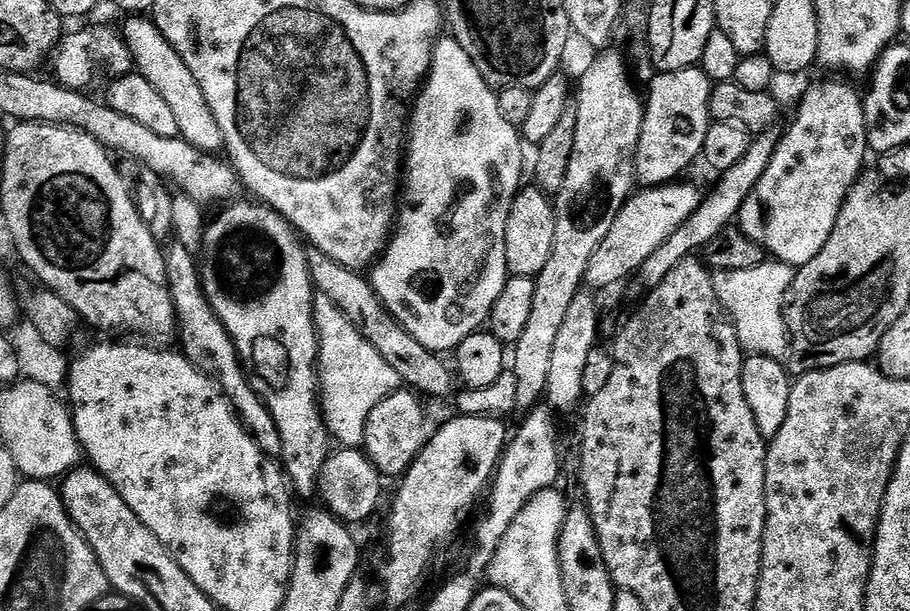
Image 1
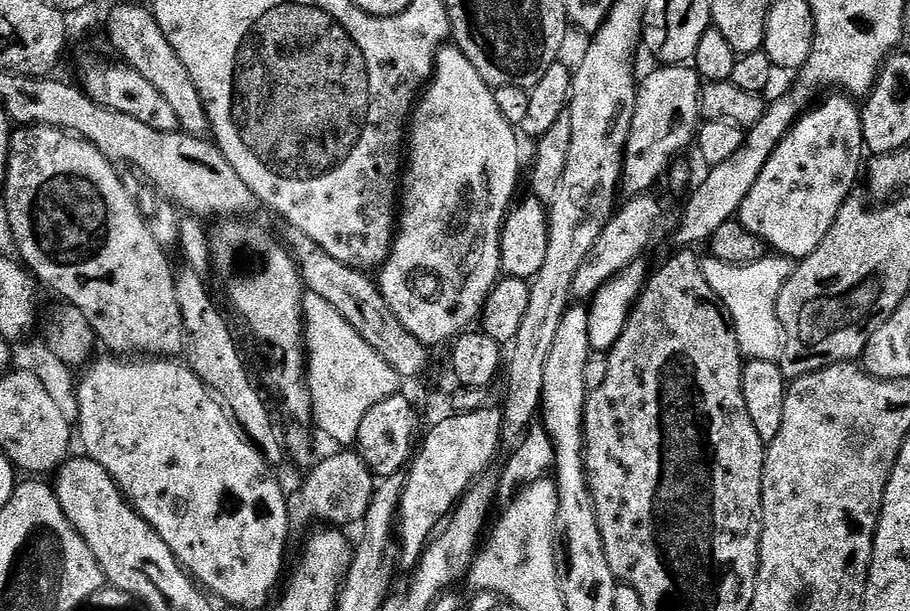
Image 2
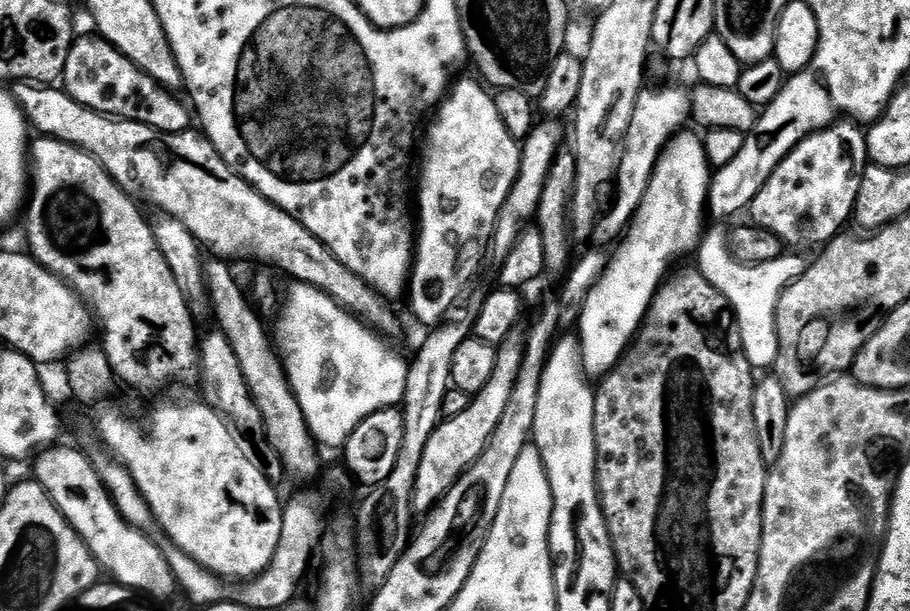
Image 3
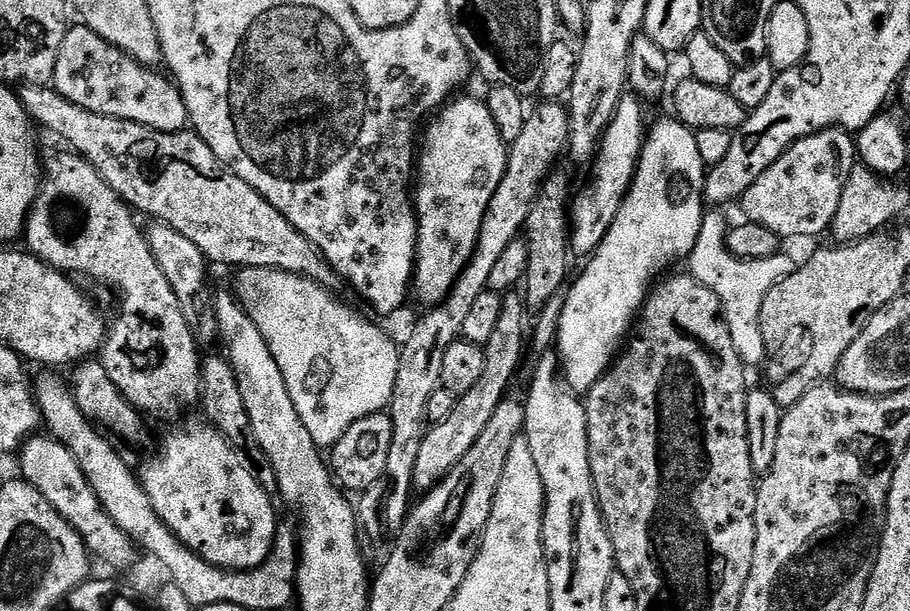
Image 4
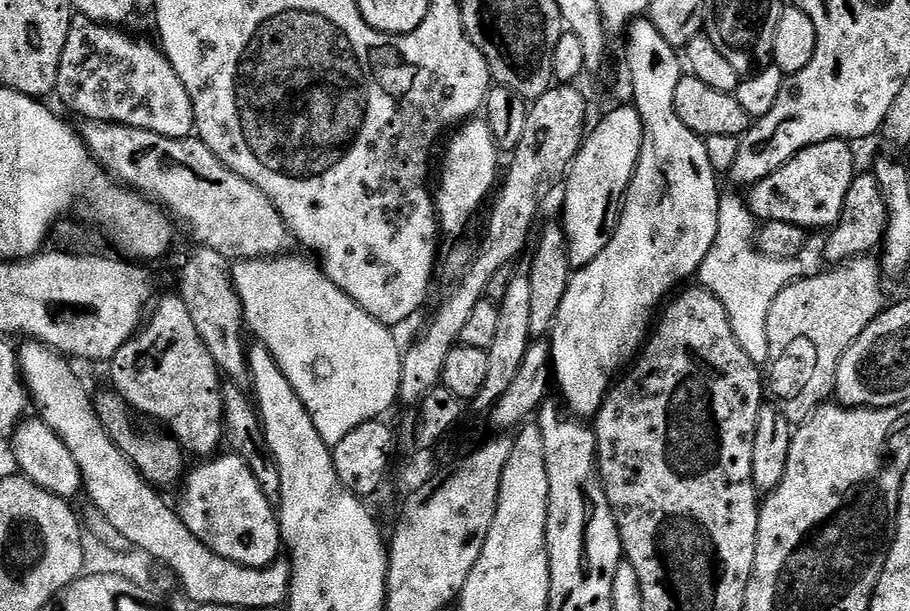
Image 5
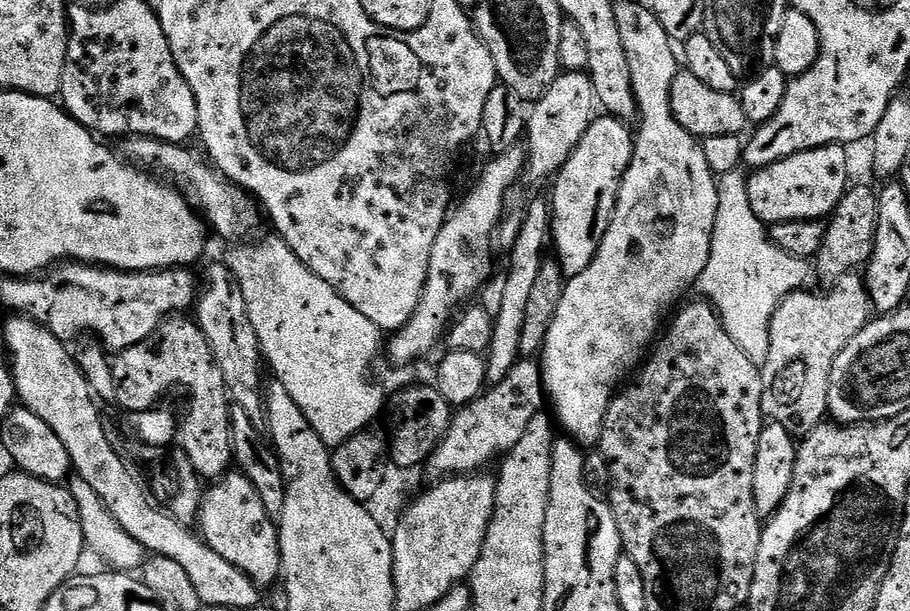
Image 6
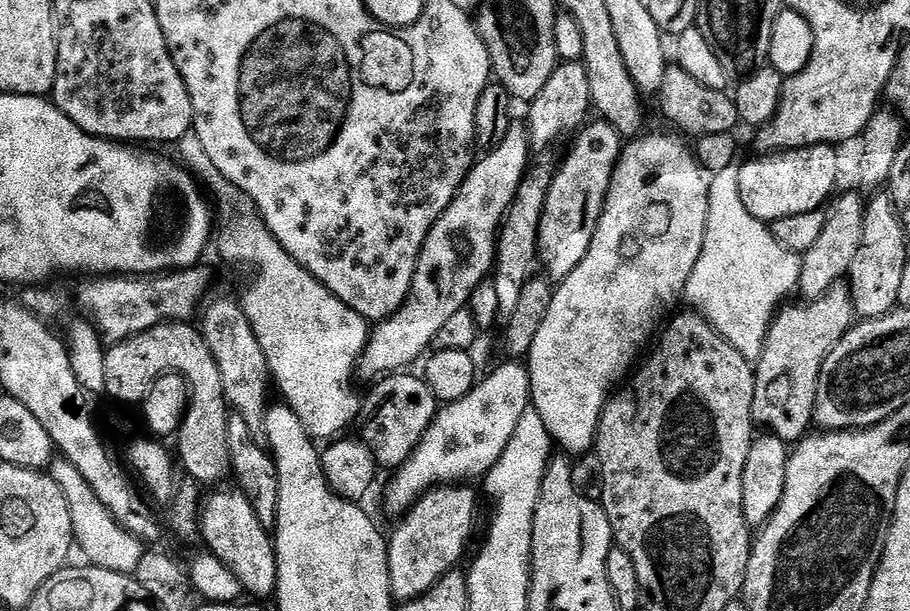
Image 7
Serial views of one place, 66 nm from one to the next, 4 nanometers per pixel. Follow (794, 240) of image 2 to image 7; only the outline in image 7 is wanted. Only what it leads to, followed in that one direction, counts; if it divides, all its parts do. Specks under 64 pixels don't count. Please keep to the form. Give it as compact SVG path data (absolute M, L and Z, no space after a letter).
M815 144L812 148L776 150L757 160L748 160L739 165L738 190L746 210L754 218L765 222L805 215L823 209L829 203L828 195L836 188L840 176L840 156L835 147Z

